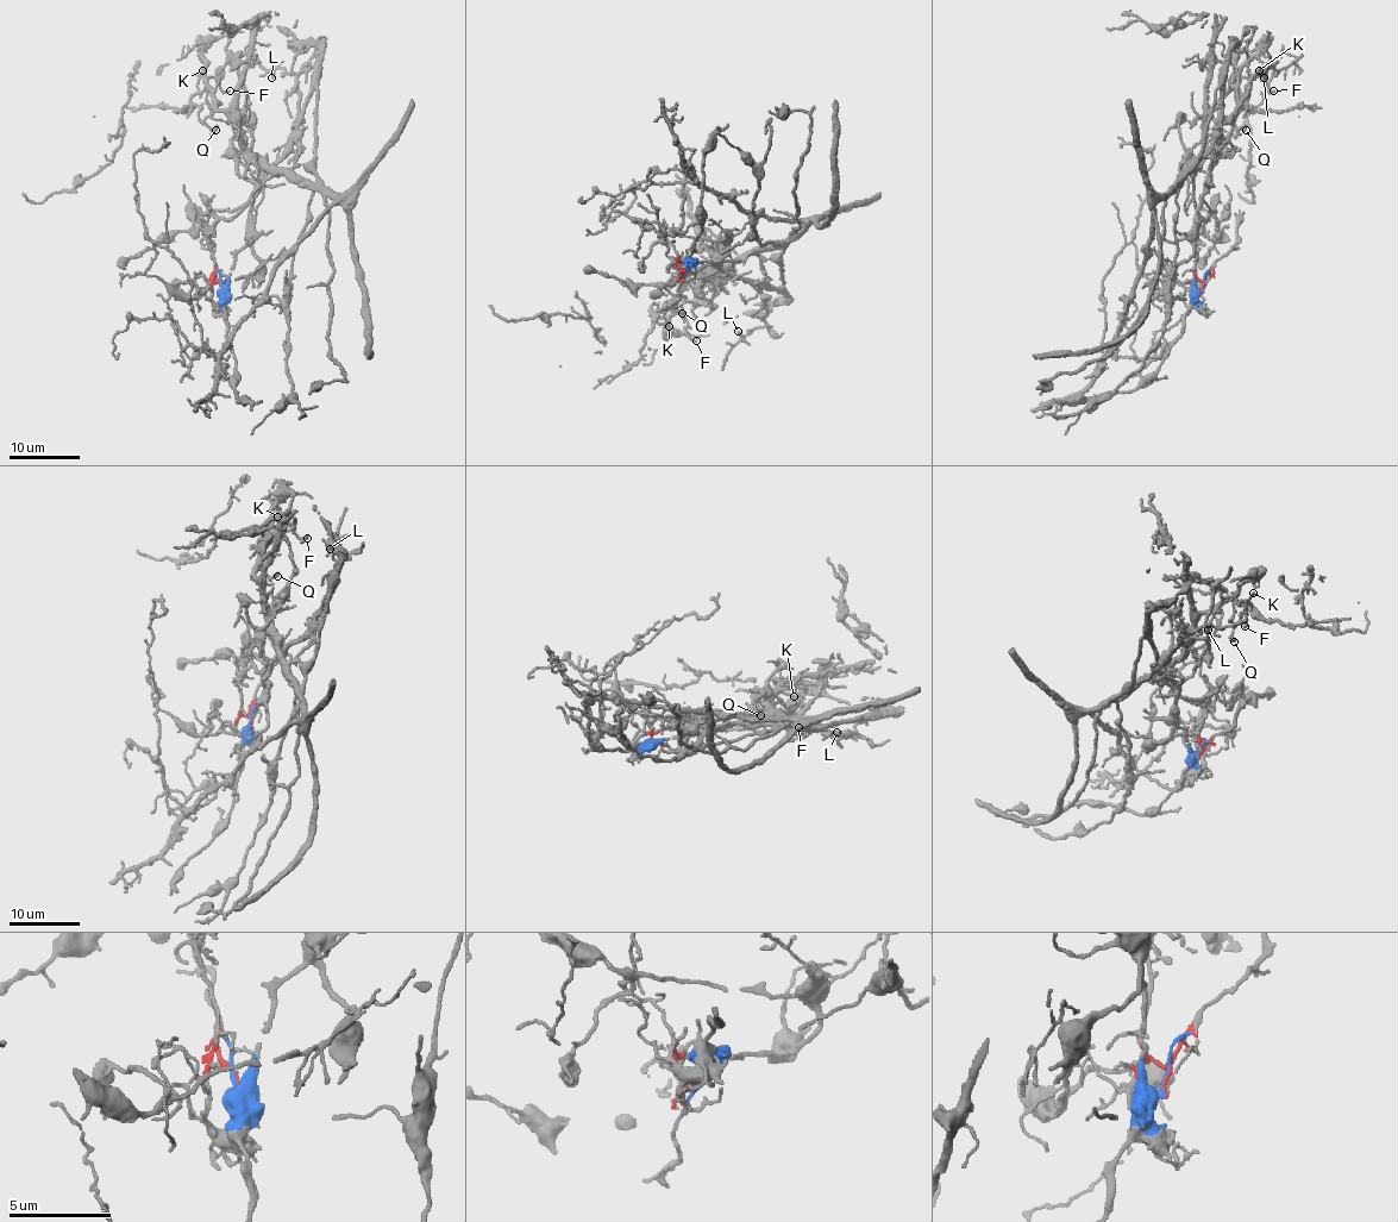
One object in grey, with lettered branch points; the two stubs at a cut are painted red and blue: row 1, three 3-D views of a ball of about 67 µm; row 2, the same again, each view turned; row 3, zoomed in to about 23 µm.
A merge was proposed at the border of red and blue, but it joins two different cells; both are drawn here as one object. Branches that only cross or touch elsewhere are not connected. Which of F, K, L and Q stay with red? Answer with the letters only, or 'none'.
F, K, L, Q

